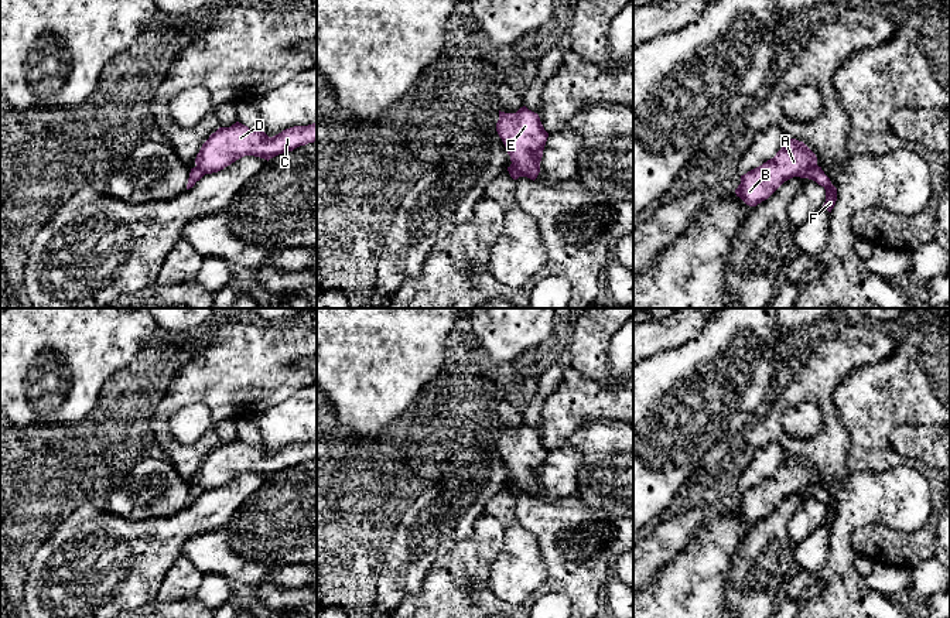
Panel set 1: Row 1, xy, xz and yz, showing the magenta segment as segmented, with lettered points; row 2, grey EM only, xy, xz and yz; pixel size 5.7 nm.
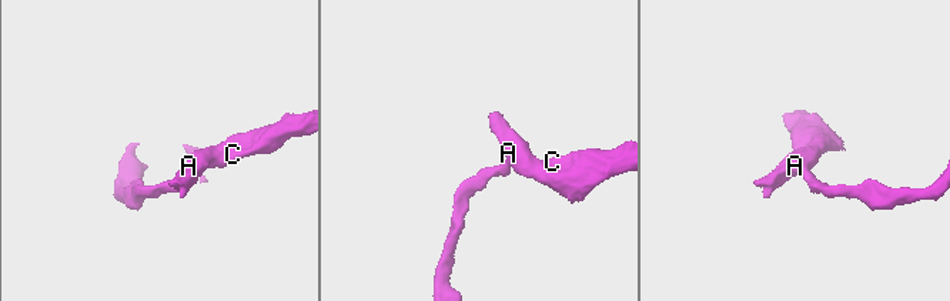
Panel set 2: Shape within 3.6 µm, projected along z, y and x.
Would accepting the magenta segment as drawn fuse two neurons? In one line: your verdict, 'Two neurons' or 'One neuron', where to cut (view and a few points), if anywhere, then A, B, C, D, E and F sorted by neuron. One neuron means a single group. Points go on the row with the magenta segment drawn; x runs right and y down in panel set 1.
Two neurons. Split along yz (817, 166), (812, 167), (805, 177). Groups: A B C D E / F

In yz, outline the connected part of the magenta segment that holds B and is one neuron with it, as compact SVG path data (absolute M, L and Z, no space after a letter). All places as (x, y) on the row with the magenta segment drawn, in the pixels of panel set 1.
M790 139L773 158L741 175L735 194L746 205L756 206L785 181L793 177L806 178L806 173L814 167L817 167L816 154L803 141Z

